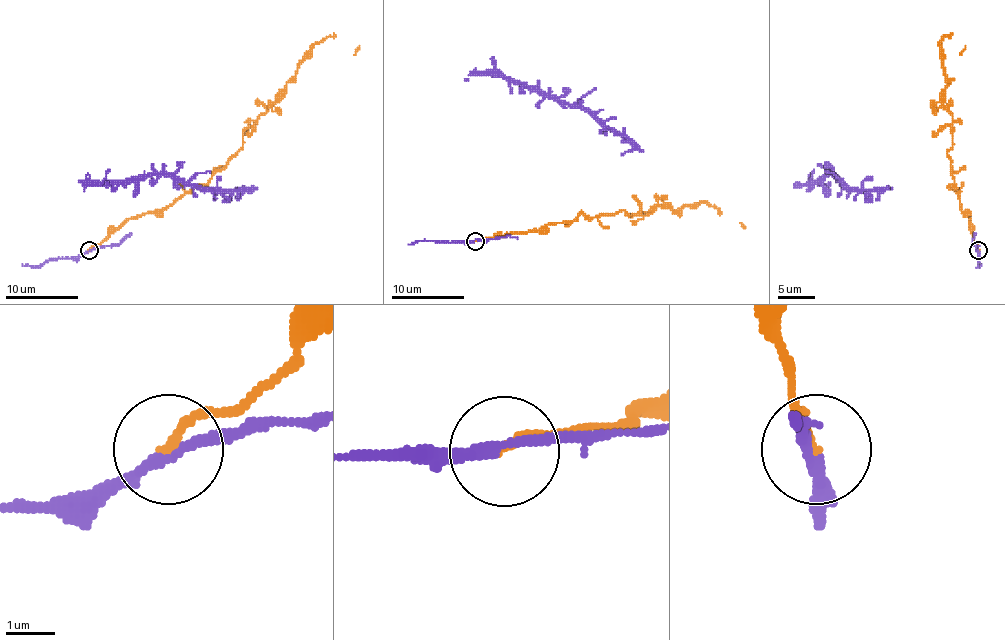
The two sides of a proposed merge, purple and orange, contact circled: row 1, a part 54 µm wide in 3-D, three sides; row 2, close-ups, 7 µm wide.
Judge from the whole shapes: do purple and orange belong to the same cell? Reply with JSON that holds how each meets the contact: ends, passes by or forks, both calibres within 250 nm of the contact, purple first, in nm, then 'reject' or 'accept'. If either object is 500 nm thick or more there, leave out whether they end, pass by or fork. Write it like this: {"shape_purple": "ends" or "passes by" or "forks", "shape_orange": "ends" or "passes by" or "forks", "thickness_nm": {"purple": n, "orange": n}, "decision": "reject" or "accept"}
{"shape_purple": "passes by", "shape_orange": "ends", "thickness_nm": {"purple": 200, "orange": 180}, "decision": "reject"}

